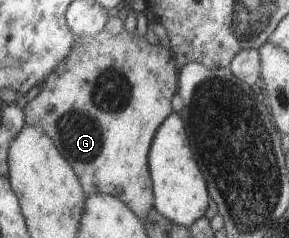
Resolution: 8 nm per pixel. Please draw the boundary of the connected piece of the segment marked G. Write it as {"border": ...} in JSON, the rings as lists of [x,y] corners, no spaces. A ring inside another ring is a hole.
{"border":[[[124,28],[116,35],[101,30],[81,39],[74,35],[71,51],[40,81],[38,95],[26,103],[25,122],[41,126],[53,140],[77,174],[87,196],[94,193],[115,196],[143,220],[154,207],[155,199],[148,170],[148,151],[159,124],[173,112],[171,99],[178,91],[179,68],[166,45],[149,43],[137,30],[130,33]]]}

